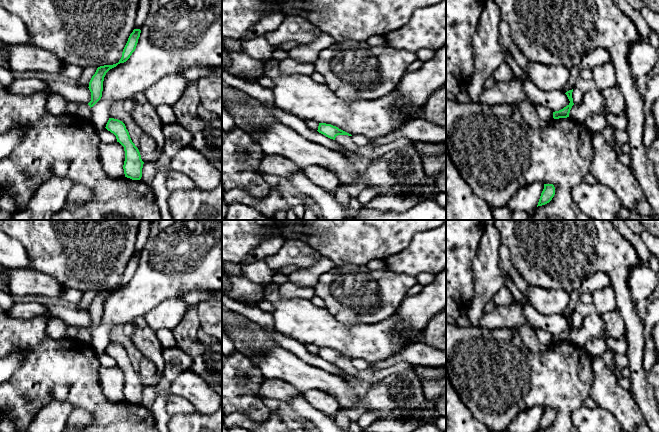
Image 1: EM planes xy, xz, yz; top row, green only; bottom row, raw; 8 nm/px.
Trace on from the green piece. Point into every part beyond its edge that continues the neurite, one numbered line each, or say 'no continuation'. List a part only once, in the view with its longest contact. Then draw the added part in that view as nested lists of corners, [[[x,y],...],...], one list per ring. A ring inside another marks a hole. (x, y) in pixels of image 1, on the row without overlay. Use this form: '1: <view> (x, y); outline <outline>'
no continuation

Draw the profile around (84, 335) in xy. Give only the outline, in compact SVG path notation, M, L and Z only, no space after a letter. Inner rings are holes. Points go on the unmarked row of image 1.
M81 328L78 332L77 339L85 344L91 344L91 332L88 328Z

